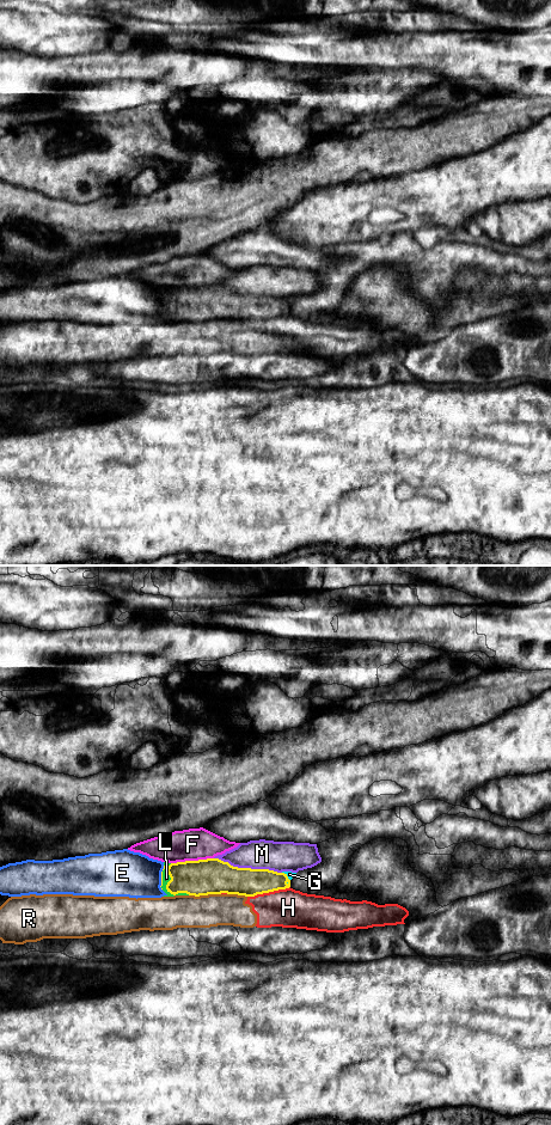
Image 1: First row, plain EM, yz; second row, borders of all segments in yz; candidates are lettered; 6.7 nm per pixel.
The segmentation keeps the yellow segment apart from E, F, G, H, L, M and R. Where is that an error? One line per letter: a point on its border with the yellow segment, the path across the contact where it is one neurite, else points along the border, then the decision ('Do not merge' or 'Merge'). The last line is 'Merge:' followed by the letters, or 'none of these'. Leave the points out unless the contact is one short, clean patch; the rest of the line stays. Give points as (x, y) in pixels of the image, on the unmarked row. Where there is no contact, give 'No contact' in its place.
E: Touches yellow at yz (161, 304). Do not merge
F: Touches yellow at yz (191, 287). Do not merge
G: Touches yellow at yz (287, 303). Path across: yz (251, 309), (282, 306), (287, 303), (289, 300). Merge
H: Touches yellow at yz (268, 318). Boundary: yz (289, 312), (248, 323). Do not merge
L: Touches yellow at yz (166, 315). Do not merge
M: Touches yellow at yz (248, 294). Do not merge
R: Touches yellow at yz (204, 321). Do not merge
Merge: G

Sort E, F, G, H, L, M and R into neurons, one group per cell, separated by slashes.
E L / F / G / H R / M

